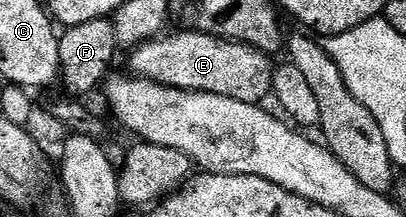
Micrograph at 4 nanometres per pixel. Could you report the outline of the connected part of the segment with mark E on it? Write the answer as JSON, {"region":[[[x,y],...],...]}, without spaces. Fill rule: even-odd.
{"region":[[[194,29],[180,35],[167,34],[141,43],[130,52],[130,74],[173,89],[217,93],[217,97],[233,97],[233,101],[246,103],[262,104],[263,98],[271,95],[273,63],[264,51]]]}

